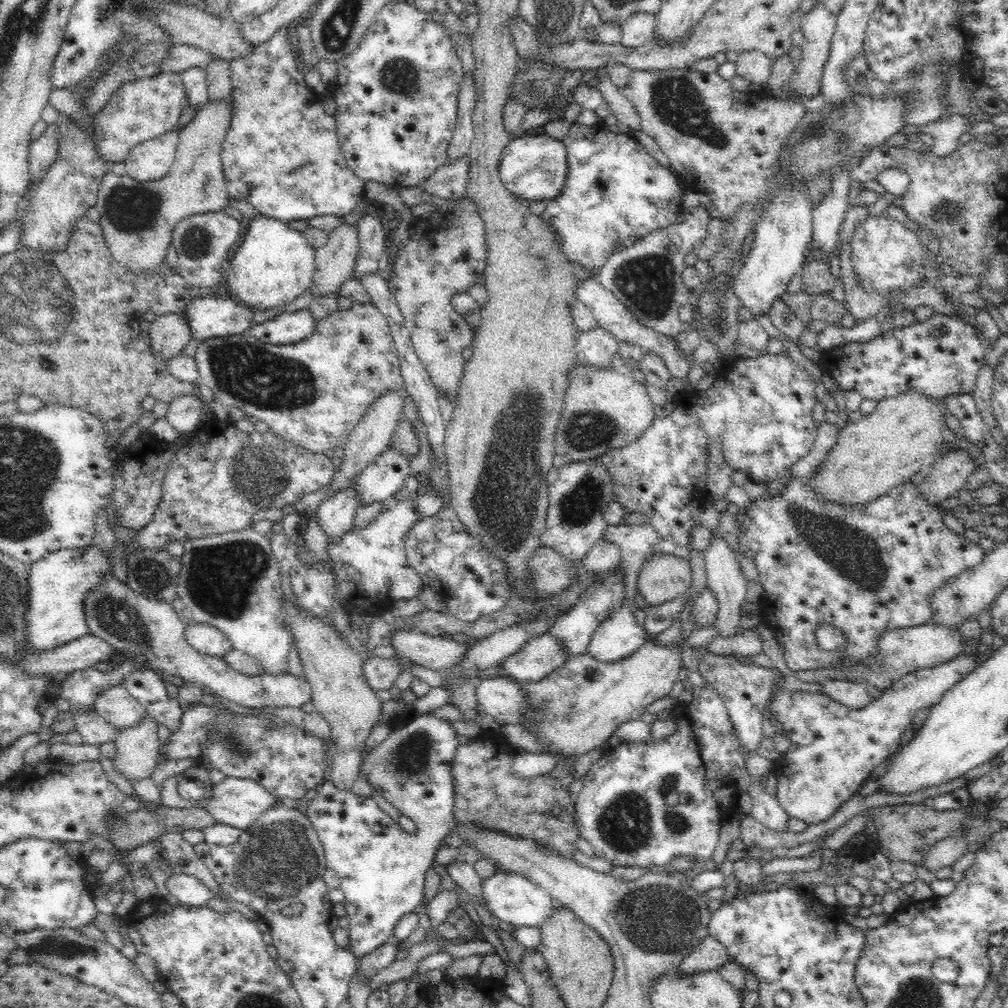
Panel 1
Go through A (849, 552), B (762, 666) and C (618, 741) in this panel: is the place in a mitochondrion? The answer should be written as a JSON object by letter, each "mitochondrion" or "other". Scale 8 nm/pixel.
{"A":"mitochondrion","B":"other","C":"other"}

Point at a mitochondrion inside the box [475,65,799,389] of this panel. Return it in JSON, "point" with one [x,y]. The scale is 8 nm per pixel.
{"point":[677,102]}

